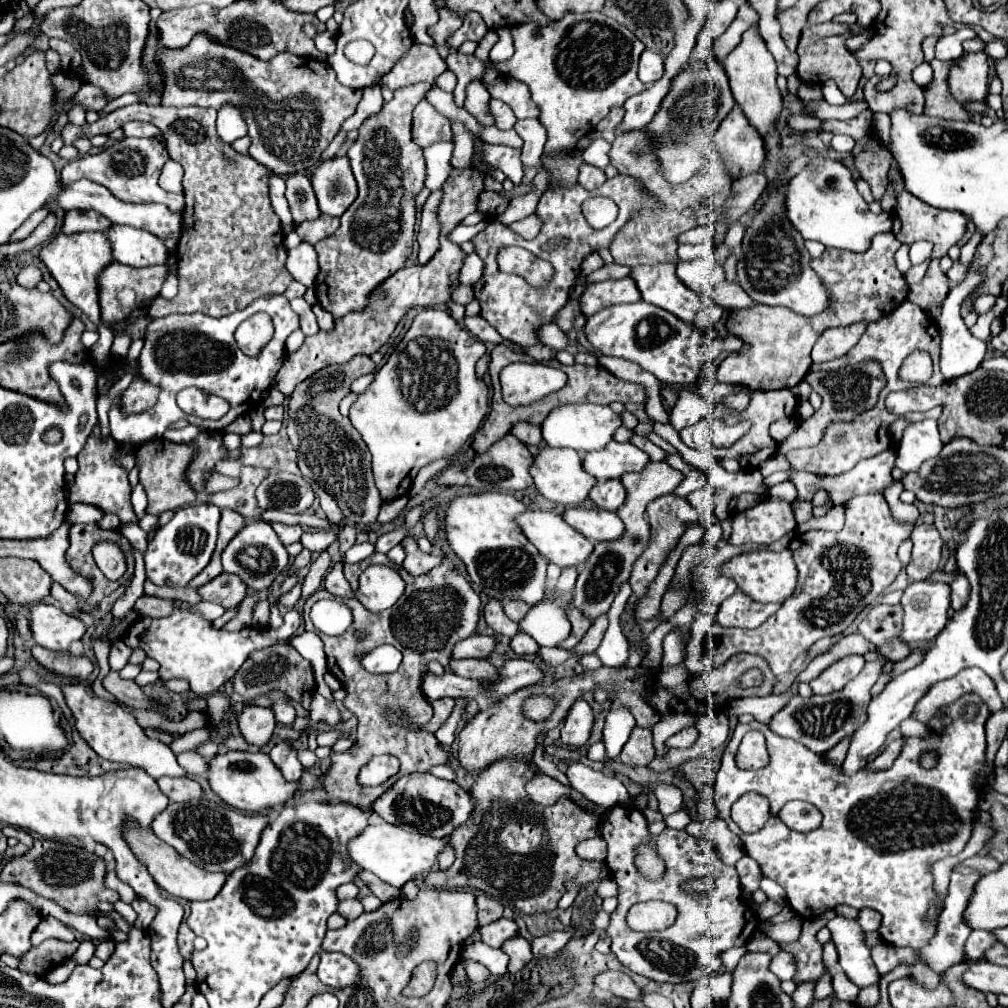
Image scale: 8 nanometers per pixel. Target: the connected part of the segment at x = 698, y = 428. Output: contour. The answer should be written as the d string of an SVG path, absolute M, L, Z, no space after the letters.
M701 420L701 422L685 428L683 434L681 434L681 440L683 440L689 448L693 448L693 450L697 450L697 452L711 452L713 446L711 446L711 442L709 442L709 434L711 434L709 422L707 422L707 420Z

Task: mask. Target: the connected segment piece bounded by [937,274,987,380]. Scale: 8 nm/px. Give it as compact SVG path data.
M969 274L965 276L965 280L961 284L957 284L951 292L949 292L949 298L945 298L945 306L943 306L943 314L939 318L939 332L941 332L941 372L945 376L945 380L953 380L953 378L959 378L959 376L965 376L969 372L975 372L979 368L979 364L983 362L985 358L985 350L987 350L987 344L983 340L977 340L975 336L969 334L967 326L963 324L963 318L959 314L959 308L961 308L961 302L965 296L969 296L975 286L979 286L983 280L981 274Z

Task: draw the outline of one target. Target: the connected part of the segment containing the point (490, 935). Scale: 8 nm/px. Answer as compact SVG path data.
M499 918L499 920L491 922L491 924L481 926L481 930L479 930L479 932L481 932L481 940L483 940L485 944L489 944L489 946L493 946L493 948L499 948L505 940L513 938L513 934L517 936L519 928L517 928L515 920Z

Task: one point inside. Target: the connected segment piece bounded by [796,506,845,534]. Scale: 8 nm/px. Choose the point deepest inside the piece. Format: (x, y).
(833, 520)

